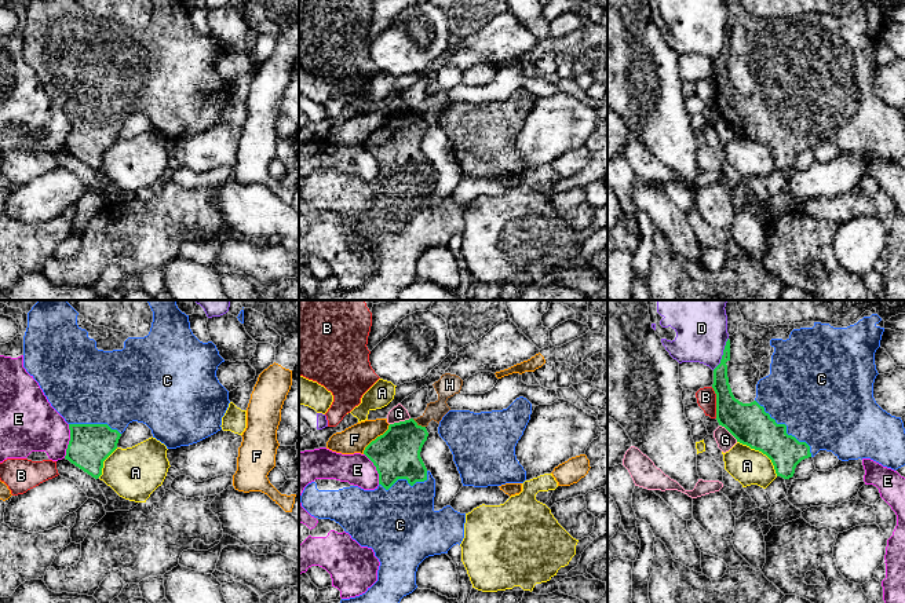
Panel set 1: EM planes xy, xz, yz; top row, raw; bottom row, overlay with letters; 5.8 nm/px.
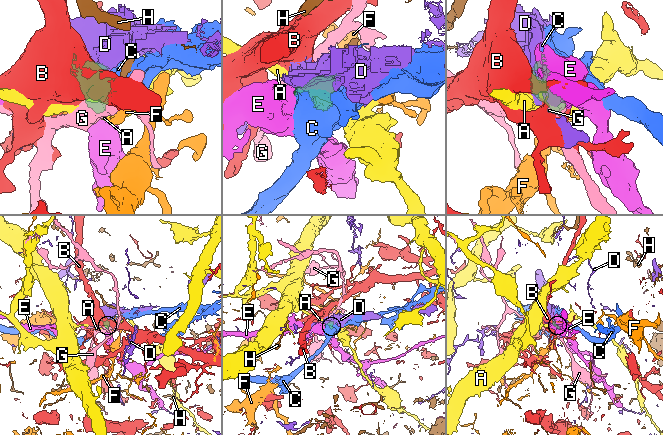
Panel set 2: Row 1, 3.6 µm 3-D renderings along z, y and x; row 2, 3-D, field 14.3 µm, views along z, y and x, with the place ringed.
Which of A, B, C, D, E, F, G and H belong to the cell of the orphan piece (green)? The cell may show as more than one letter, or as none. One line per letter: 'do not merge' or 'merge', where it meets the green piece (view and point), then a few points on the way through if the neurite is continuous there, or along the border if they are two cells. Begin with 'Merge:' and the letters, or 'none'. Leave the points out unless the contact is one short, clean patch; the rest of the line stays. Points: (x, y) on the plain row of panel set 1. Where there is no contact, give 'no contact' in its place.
Merge: C
A: do not merge | yz (762, 143) | along yz (737, 132), (761, 142), (770, 152), (777, 167)
B: do not merge | yz (716, 94)
C: merge | yz (785, 121)
D: do not merge | yz (723, 46)
E: do not merge | xy (69, 132)
F: do not merge | xz (376, 130) | along xz (390, 116), (362, 145)
G: do not merge | xz (400, 113) | along xz (409, 109), (390, 116)
H: do not merge | xz (419, 117) | along xz (412, 110), (424, 119)

